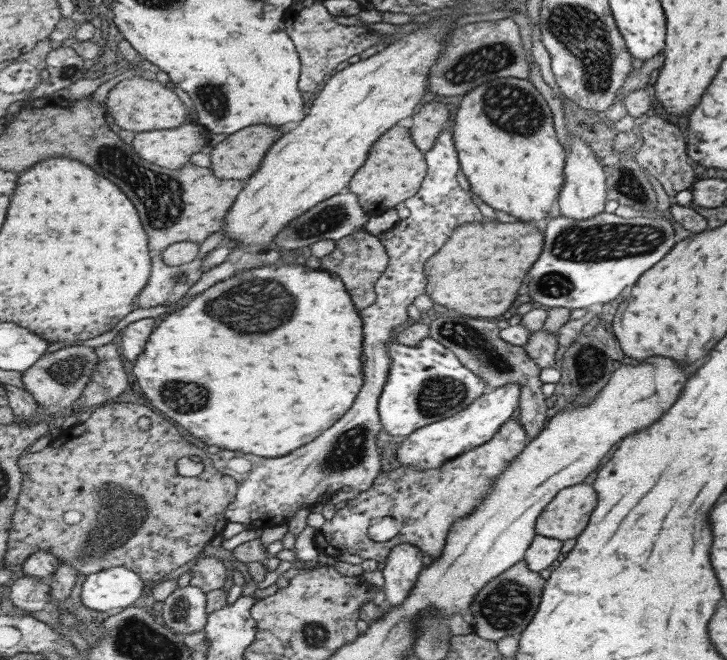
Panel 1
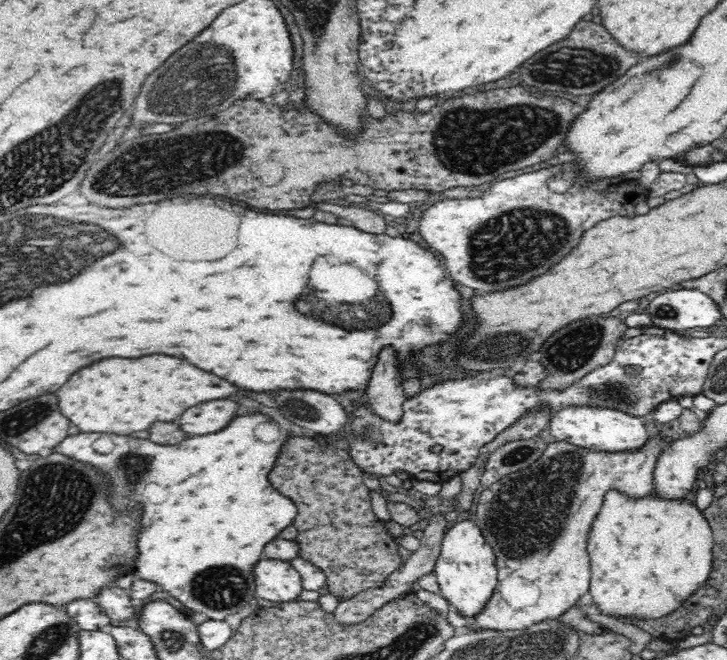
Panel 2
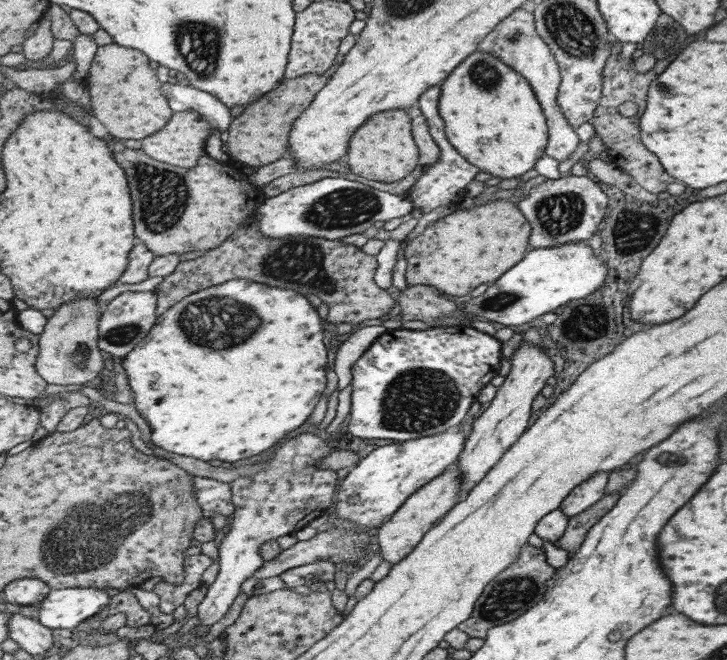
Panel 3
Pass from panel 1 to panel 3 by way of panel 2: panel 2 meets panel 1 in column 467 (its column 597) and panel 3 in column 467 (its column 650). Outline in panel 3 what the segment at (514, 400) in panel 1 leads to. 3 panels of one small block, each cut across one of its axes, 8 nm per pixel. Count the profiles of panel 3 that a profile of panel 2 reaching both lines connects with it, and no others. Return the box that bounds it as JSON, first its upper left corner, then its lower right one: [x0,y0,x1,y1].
[331,428,468,528]

